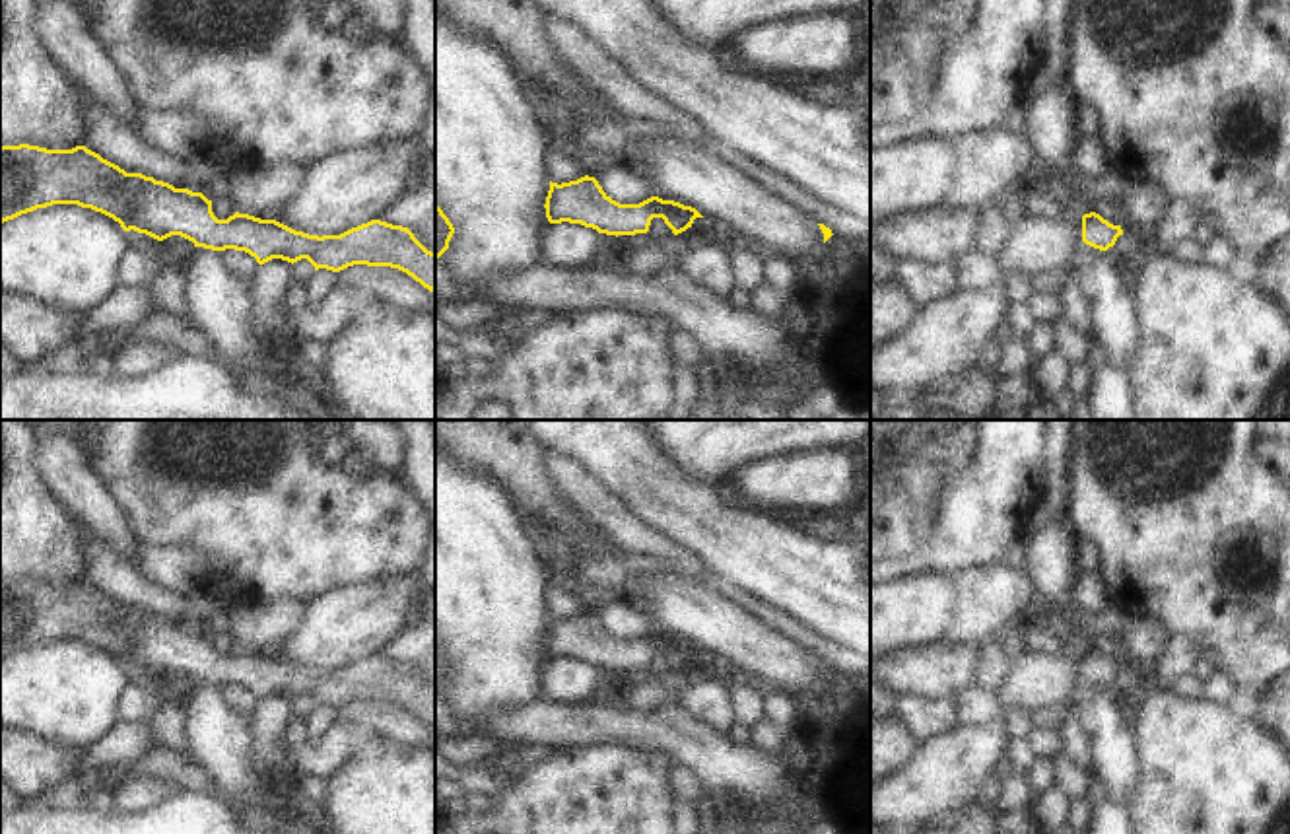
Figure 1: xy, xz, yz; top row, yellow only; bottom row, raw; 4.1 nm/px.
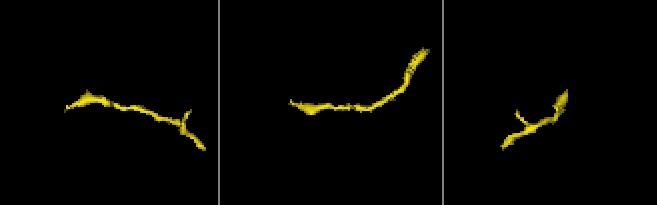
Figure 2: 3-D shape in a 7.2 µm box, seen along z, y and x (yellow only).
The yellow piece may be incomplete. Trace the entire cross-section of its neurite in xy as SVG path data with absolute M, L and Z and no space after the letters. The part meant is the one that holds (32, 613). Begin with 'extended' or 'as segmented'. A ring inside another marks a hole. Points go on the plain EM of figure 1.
as segmented; M0 581L0 659L52 640L91 643L124 667L157 677L181 671L194 682L245 686L258 700L307 694L315 706L332 708L354 700L390 702L435 725L435 688L402 661L371 655L340 671L319 673L239 647L218 655L202 628L126 608L85 581Z

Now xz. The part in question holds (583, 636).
as segmented; M589 610L561 620L550 616L544 643L550 659L581 659L616 673L647 669L653 653L662 653L672 669L678 671L692 663L696 653L703 653L692 642L659 632L639 640L620 640Z

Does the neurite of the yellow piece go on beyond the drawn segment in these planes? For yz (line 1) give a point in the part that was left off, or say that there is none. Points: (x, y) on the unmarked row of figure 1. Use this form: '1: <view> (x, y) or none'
1: none

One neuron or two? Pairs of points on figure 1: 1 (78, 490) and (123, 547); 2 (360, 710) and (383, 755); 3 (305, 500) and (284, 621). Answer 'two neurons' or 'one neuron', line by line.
1: one neuron
2: two neurons
3: two neurons

